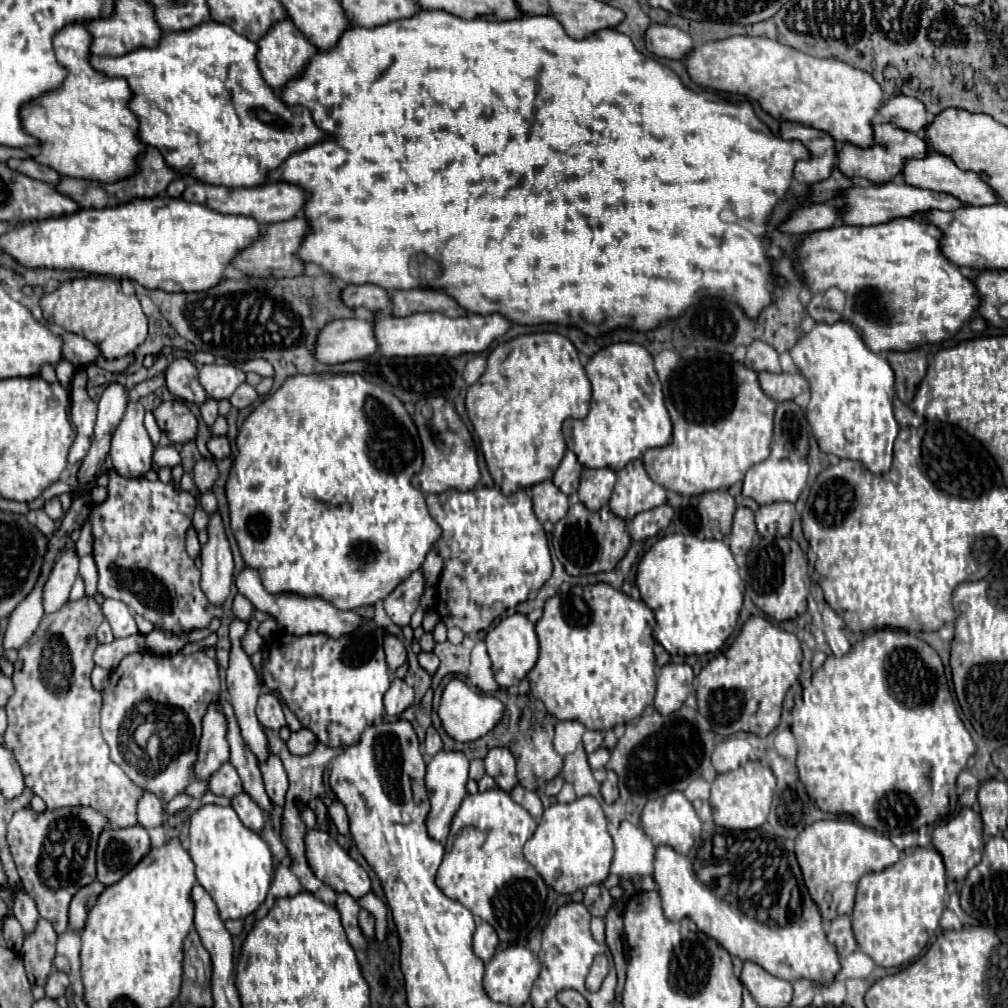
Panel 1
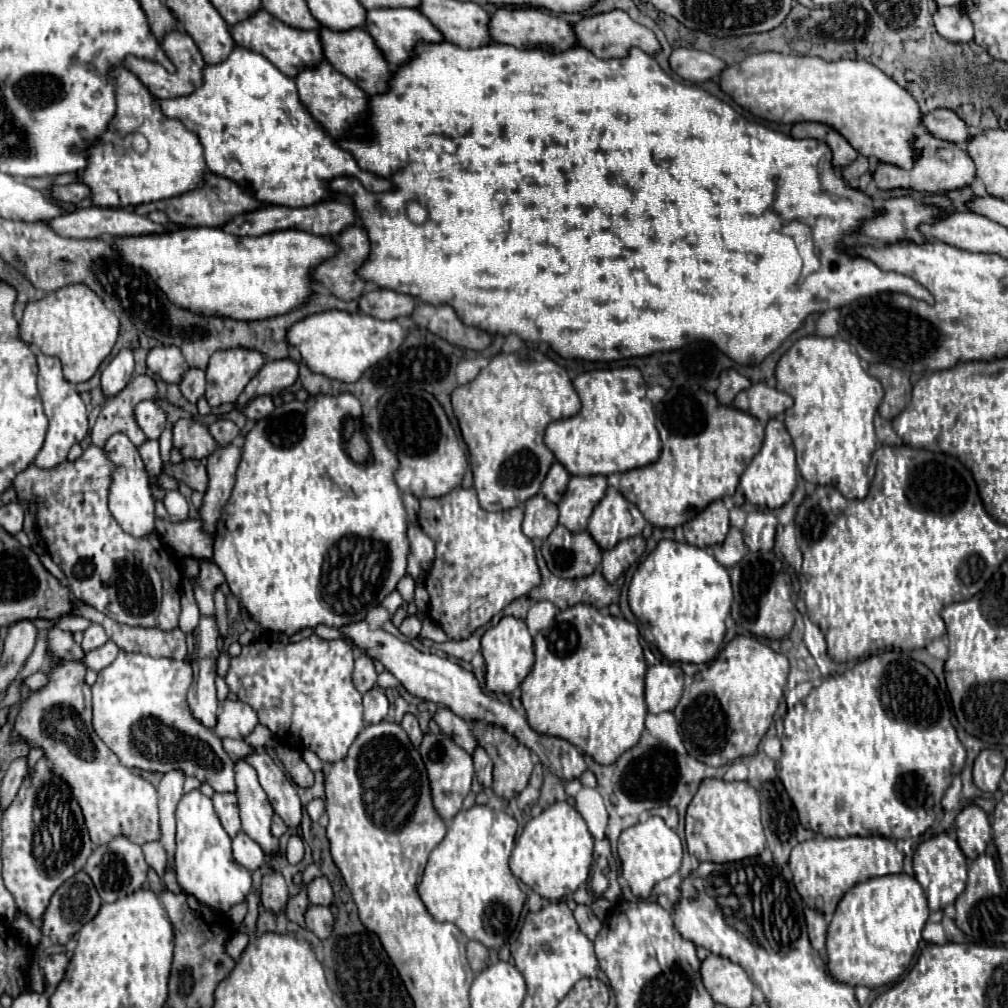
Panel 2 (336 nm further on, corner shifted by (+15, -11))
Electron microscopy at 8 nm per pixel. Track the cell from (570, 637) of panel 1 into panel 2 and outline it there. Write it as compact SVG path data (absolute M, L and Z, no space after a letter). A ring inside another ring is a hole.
M589 604L571 606L571 608L563 610L563 612L559 612L557 618L553 620L553 624L549 628L541 630L535 636L535 666L533 666L533 670L527 674L527 678L521 684L521 702L523 702L523 708L527 712L527 722L539 734L557 736L557 738L563 738L563 740L571 742L575 748L579 748L581 752L589 754L599 764L613 764L625 750L633 748L639 742L641 732L645 728L643 726L645 716L647 716L647 706L645 706L645 670L647 670L647 664L645 664L643 650L641 650L641 644L639 644L639 630L637 630L635 624L627 622L625 618L603 616L597 608L593 608Z

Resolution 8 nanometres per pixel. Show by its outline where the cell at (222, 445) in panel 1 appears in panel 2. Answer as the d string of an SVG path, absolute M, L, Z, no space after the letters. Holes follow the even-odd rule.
M221 418L221 420L217 420L217 422L213 422L213 424L209 426L209 432L211 432L211 436L217 440L219 446L227 446L227 444L231 444L233 438L239 434L239 428L237 428L235 422Z

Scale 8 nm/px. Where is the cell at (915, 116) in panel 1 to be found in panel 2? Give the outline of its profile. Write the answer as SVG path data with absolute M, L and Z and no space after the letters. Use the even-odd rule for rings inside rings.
M935 110L925 114L921 122L933 134L941 134L941 138L949 138L949 142L957 142L957 146L965 146L971 140L971 128L965 124L953 110Z

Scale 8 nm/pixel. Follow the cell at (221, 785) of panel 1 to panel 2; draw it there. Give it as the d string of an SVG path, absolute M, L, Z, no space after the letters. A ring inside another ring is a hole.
M215 794L213 796L213 804L215 804L215 812L225 828L225 832L235 838L241 830L241 822L239 822L239 808L237 808L237 796L235 794Z

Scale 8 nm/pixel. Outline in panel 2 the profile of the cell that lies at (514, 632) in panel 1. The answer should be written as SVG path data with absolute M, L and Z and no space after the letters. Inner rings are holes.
M503 616L501 622L493 628L489 628L481 638L481 652L487 666L487 690L493 694L511 694L523 678L531 672L535 654L533 654L533 638L521 618L515 616Z

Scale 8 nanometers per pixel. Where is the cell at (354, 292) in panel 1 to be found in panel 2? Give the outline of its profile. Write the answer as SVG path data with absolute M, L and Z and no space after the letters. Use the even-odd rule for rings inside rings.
M371 288L369 292L365 292L365 298L361 298L359 308L363 314L379 320L407 318L415 310L415 298L387 288Z

